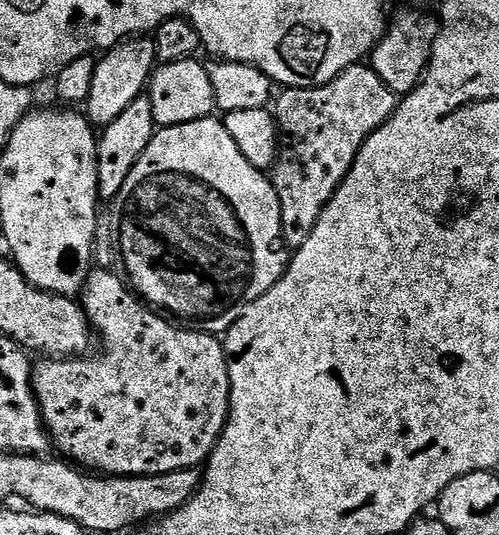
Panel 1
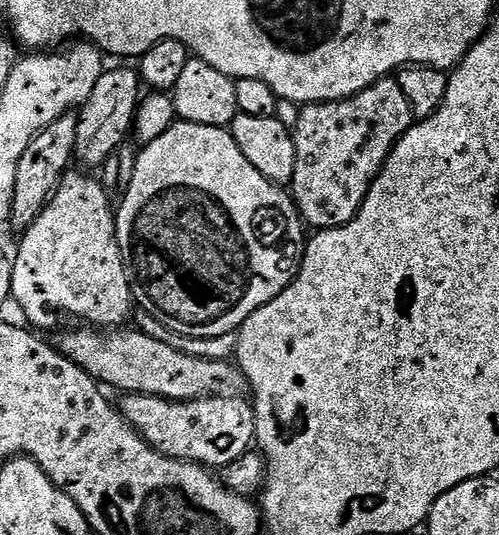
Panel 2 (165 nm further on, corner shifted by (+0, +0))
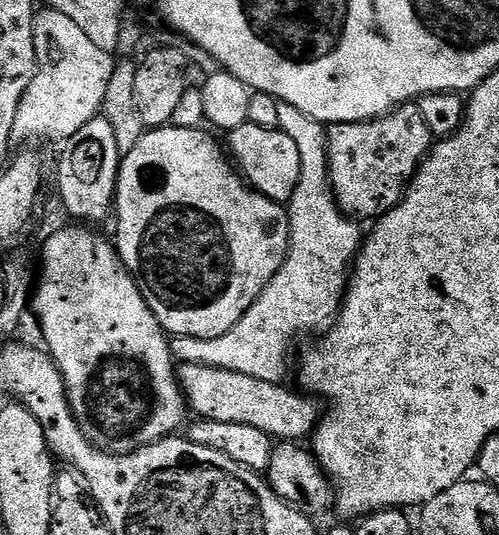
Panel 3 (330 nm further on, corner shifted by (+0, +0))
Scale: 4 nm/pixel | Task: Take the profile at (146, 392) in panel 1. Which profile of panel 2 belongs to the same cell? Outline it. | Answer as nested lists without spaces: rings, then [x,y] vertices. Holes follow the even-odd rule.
[[[128,394],[118,411],[154,450],[175,460],[193,460],[212,470],[226,467],[253,447],[256,415],[244,398],[205,396],[198,400],[163,400],[157,396]]]

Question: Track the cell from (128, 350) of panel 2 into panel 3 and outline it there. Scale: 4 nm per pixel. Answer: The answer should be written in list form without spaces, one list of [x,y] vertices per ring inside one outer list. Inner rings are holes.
[[[180,364],[178,375],[189,409],[205,420],[254,426],[280,442],[300,442],[311,437],[322,420],[322,409],[311,395],[291,392],[284,384],[205,364]]]

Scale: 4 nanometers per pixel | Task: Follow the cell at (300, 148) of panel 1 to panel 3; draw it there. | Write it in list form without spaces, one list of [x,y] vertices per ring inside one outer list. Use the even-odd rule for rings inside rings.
[[[416,102],[401,104],[377,120],[329,127],[327,134],[328,177],[336,204],[345,216],[360,222],[375,221],[398,206],[434,143],[430,126],[426,126],[426,118],[422,118],[422,110]]]

